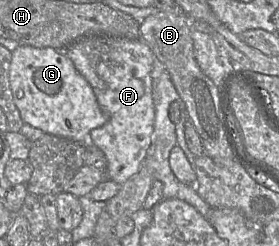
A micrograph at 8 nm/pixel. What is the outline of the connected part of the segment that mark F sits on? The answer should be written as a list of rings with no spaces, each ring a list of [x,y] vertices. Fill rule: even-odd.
[[[103,35],[84,37],[65,49],[64,53],[89,82],[108,117],[104,125],[90,132],[88,139],[105,154],[111,180],[122,185],[141,169],[152,143],[155,120],[152,71],[155,55],[141,38],[129,40]]]

